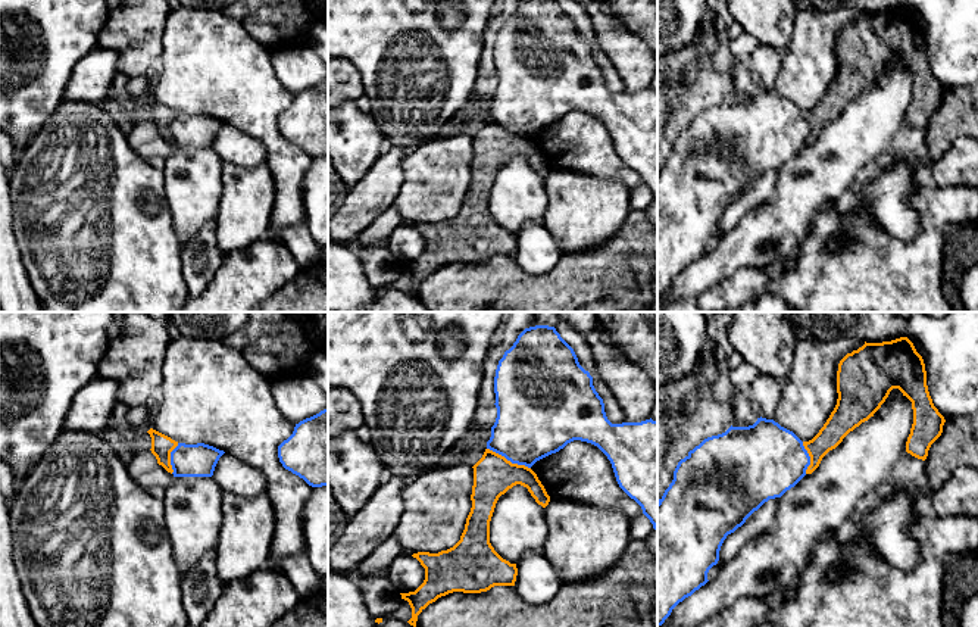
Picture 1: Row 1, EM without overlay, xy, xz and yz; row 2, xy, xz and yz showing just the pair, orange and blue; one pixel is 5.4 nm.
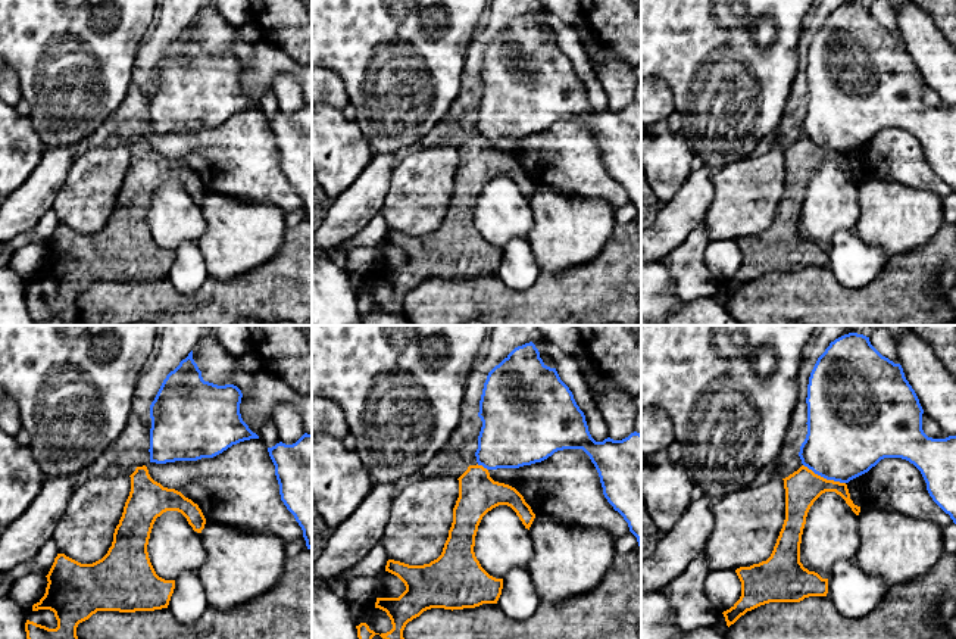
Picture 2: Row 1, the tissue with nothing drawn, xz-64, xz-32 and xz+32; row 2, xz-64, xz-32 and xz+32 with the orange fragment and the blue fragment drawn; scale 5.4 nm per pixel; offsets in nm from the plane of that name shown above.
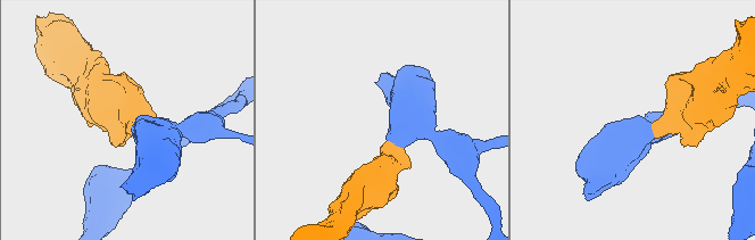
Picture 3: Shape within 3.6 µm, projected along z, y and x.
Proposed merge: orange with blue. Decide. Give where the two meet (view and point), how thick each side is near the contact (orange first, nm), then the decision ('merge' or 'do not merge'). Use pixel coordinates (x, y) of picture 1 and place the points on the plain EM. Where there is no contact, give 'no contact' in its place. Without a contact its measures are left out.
contact xz (509, 131); calibres 220 and 400 nm; do not merge

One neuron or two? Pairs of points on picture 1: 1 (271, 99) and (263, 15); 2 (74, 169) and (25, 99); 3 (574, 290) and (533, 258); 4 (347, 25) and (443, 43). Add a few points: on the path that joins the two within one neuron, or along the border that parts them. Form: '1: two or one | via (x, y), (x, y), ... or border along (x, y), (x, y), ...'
1: two | border along (241, 24), (266, 49)
2: two | border along (63, 99), (22, 150)
3: two | border along (564, 255), (550, 271), (537, 275), (516, 264)
4: one | via (371, 25), (419, 27)

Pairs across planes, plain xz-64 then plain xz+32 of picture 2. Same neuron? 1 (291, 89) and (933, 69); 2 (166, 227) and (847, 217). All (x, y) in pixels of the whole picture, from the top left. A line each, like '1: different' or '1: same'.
1: same
2: same

